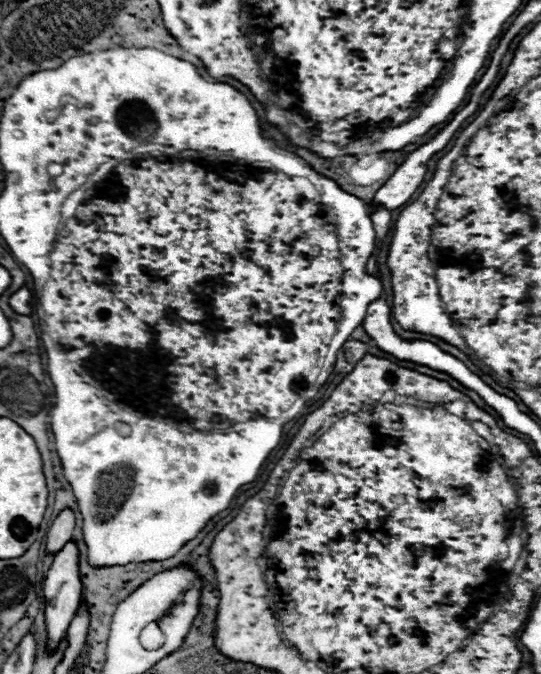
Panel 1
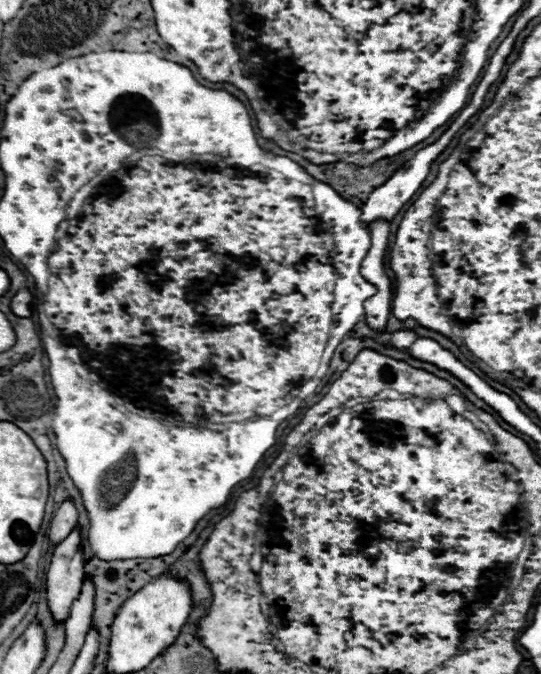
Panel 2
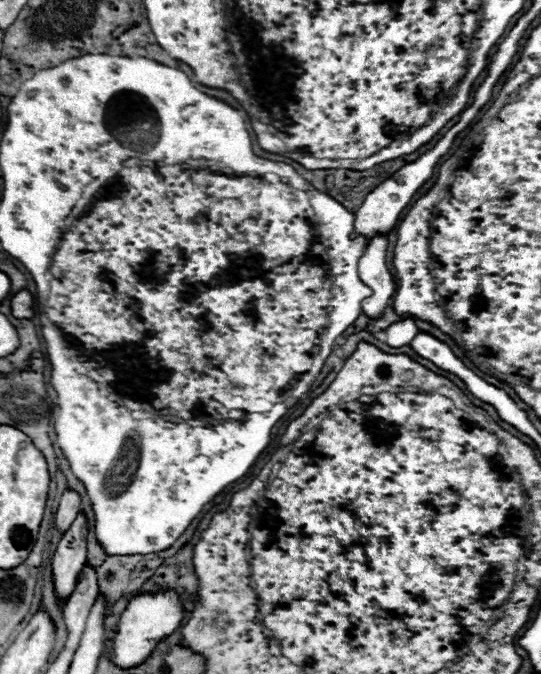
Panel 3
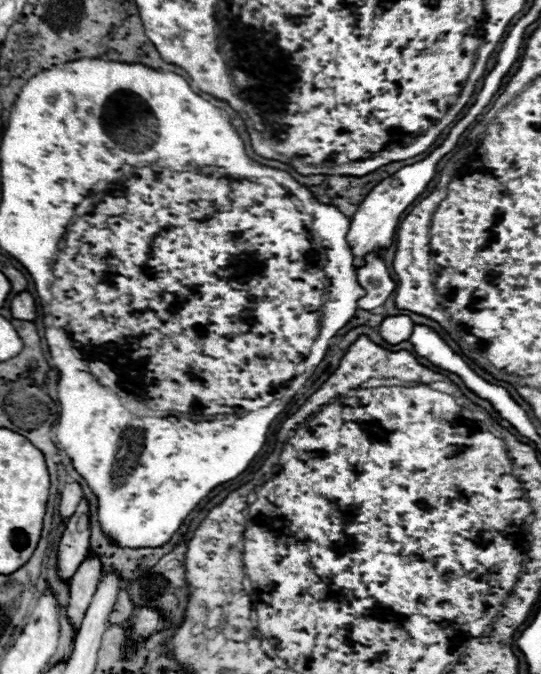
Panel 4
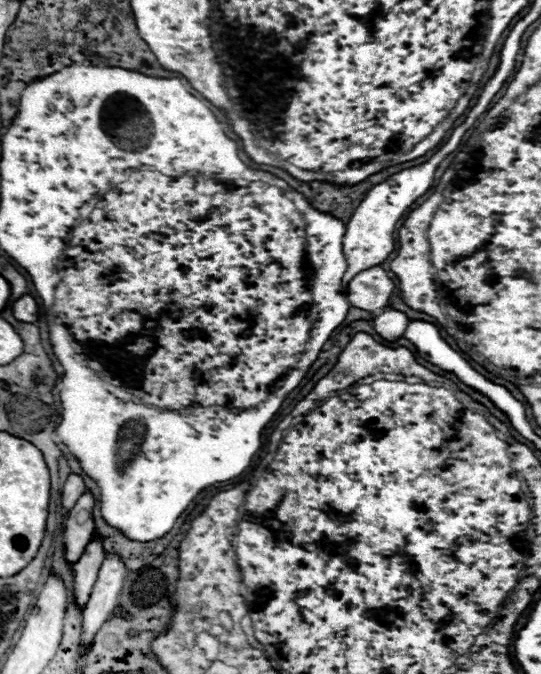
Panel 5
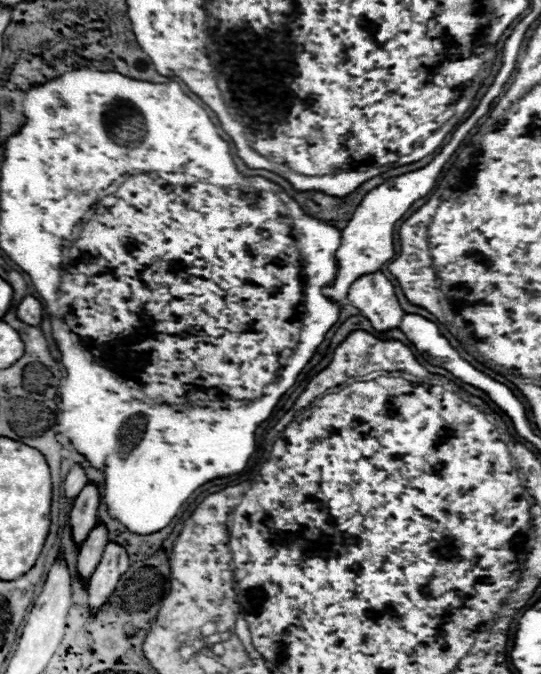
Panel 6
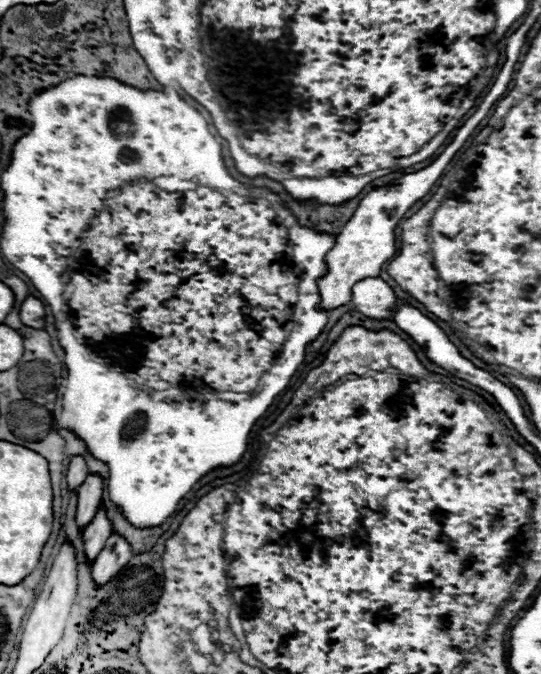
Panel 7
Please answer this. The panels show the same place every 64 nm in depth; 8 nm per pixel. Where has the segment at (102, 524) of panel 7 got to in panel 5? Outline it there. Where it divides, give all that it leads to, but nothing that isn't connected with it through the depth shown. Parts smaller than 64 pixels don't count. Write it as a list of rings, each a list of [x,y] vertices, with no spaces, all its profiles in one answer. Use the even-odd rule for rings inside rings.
[[[94,538],[86,546],[86,552],[82,554],[82,558],[74,564],[74,598],[78,608],[84,608],[88,602],[88,596],[92,594],[102,560],[104,560],[102,544],[98,538]]]

